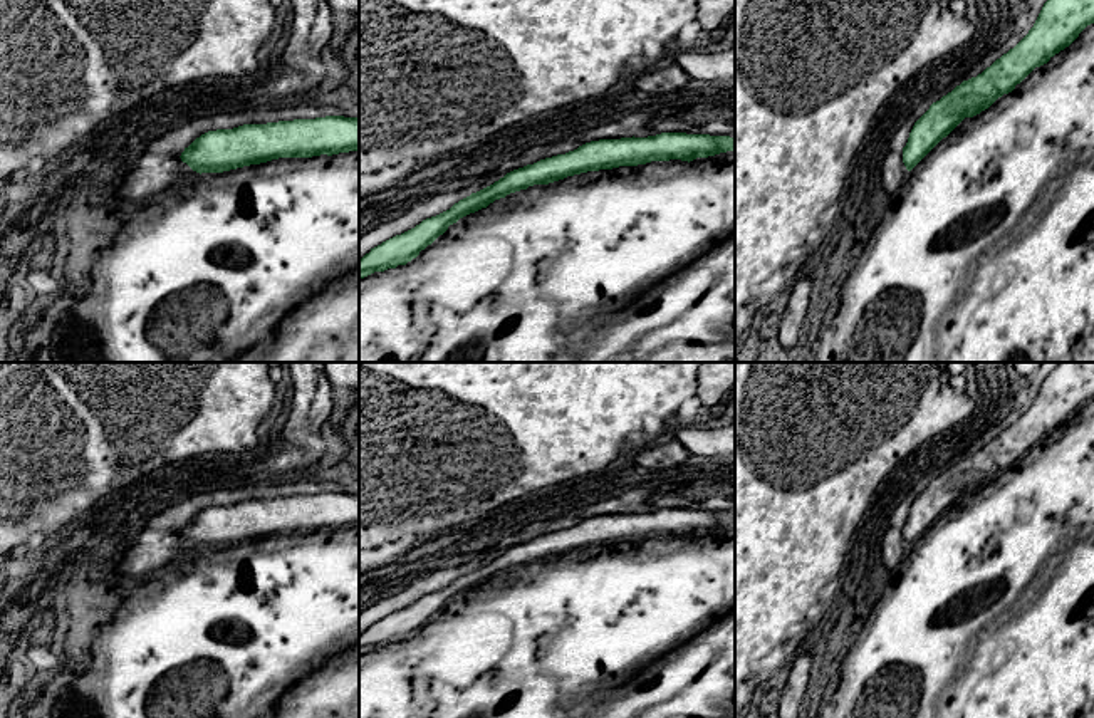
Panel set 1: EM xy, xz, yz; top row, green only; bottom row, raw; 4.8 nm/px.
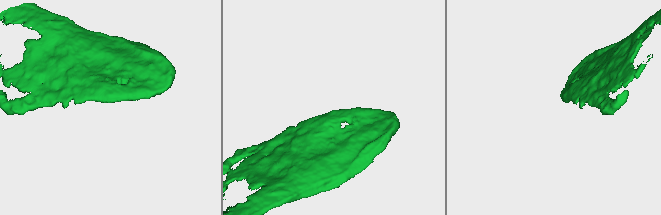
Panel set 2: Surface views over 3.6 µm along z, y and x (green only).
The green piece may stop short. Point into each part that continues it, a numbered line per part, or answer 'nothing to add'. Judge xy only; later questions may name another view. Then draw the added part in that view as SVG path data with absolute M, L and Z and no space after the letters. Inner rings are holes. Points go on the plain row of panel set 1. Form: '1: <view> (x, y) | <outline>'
nothing to add

